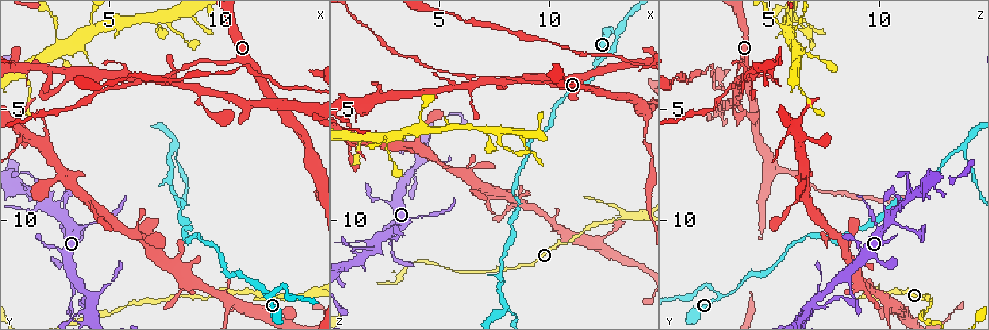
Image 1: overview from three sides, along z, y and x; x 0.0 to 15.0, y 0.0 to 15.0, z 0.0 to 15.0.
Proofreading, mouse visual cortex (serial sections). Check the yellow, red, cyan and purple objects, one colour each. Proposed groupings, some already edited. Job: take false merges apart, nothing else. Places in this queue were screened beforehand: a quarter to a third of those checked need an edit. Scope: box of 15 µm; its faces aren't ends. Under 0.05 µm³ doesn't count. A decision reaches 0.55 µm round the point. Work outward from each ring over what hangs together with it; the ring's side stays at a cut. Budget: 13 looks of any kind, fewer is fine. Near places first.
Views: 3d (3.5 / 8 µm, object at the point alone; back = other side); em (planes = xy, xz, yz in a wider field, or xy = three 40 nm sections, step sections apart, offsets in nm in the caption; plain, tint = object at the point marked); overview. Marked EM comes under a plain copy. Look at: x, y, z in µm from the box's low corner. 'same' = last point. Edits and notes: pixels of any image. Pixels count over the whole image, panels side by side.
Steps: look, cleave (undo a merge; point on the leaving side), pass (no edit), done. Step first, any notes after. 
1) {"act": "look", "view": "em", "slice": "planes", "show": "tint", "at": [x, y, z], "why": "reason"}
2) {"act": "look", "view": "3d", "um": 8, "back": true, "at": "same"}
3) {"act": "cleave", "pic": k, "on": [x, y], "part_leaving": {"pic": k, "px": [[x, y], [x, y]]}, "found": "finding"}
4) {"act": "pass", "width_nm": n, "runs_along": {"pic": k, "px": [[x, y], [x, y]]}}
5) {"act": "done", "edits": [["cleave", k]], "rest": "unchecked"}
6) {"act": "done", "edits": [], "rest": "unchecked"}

{"act": "look", "view": "3d", "um": 3.5, "at": [12.9, 13.1, 2.0], "why": "sharp bend"}

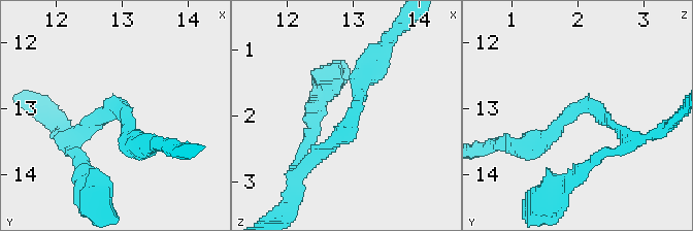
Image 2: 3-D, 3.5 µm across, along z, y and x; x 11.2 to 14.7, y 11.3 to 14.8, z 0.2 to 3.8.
{"act": "look", "view": "em", "slice": "xy", "step": 5, "show": "tint", "at": [13.00, 13.00, 2.05], "arm_widths_nm": [200, 250]}

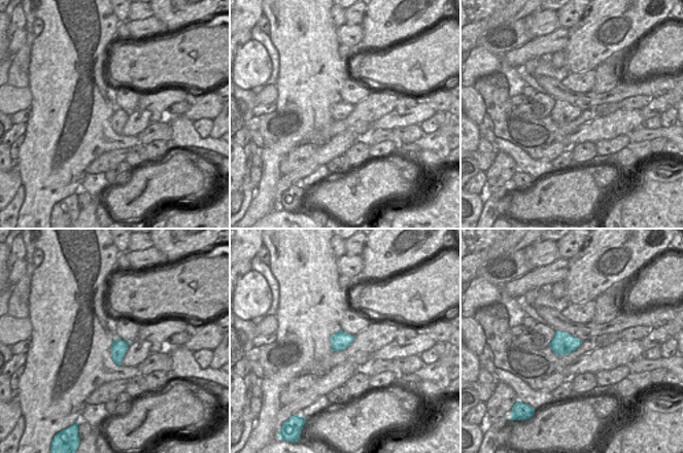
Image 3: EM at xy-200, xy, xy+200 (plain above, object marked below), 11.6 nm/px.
{"act": "pass", "width_nm": 220, "runs_along": {"pic": 2, "px": [[314, 161], [342, 135], [358, 83], [373, 66]]}, "found": "one cell here"}

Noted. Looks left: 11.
{"act": "look", "view": "3d", "um": 3.5, "at": [13.9, 13.6, 9.7], "why": "calibre changes"}

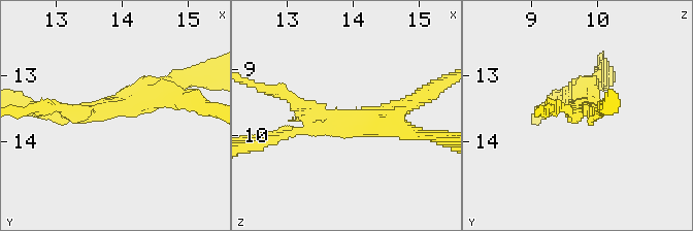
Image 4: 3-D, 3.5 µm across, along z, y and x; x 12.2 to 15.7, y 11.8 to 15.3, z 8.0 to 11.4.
{"act": "look", "view": "em", "slice": "xy", "step": 2, "show": "tint", "at": [13.85, 13.45, 9.75], "why": "need the tissue"}

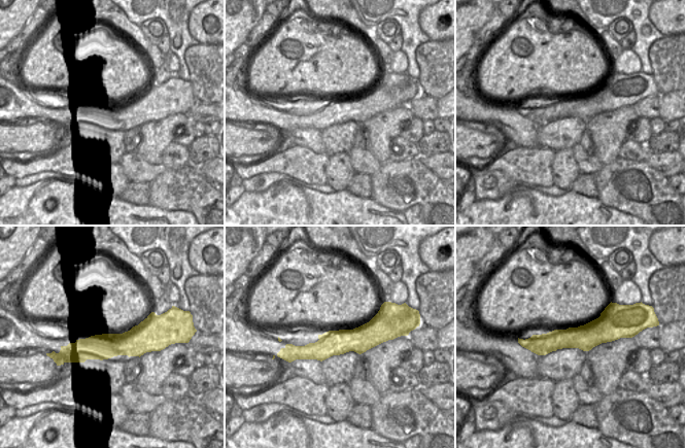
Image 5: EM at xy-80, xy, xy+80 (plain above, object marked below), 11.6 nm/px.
{"act": "cleave", "pic": 4, "on": [194, 93], "found": "two cells meet here"}

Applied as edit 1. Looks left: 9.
{"act": "look", "view": "overview", "why": "see it whole again"}

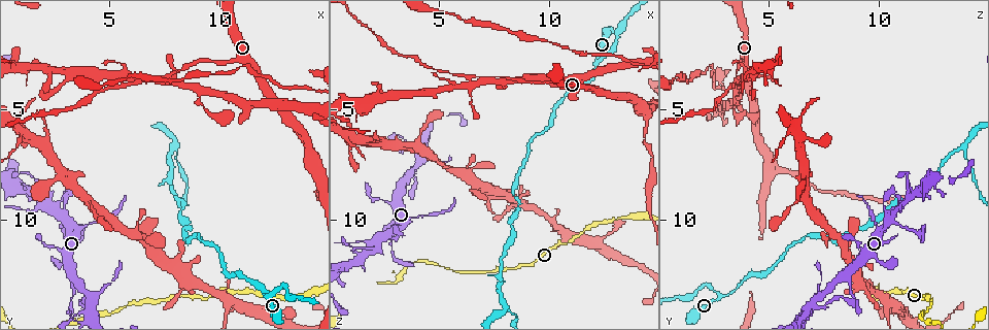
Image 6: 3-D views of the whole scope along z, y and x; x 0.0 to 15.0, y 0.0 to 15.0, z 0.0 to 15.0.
{"act": "look", "view": "3d", "um": 3.5, "at": [8.0, 6.7, 13.8], "why": "three-way junction"}

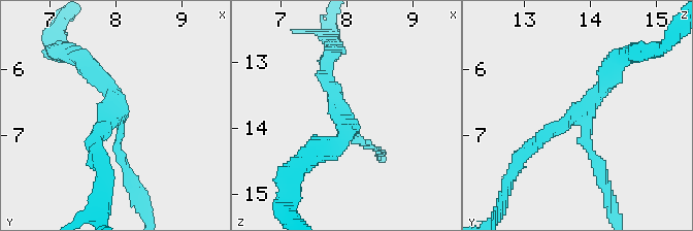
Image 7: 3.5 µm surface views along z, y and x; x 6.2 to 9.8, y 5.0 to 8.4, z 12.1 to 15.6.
{"act": "look", "view": "em", "slice": "xy", "step": 3, "show": "tint", "at": [7.95, 6.75, 13.75]}

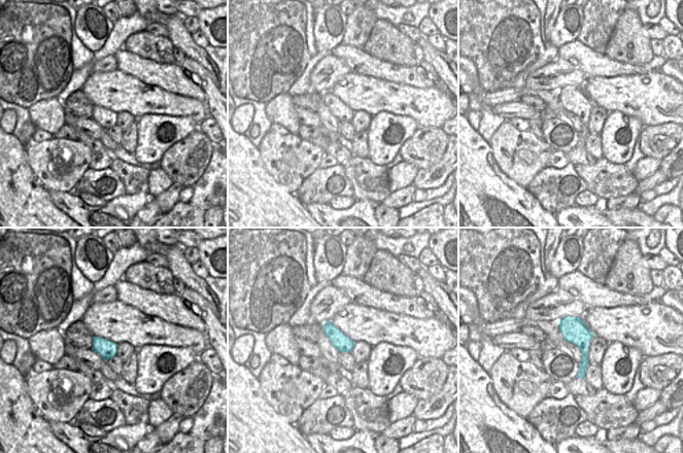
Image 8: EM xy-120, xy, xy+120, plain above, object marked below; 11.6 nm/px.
{"act": "pass", "runs_along": {"pic": 7, "px": [[523, 153], [594, 99], [611, 70]]}, "found": "one cell here"}

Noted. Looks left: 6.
{"act": "look", "view": "3d", "um": 3.5, "at": [3.9, 10.3, 9.8], "why": "thick turns thin"}

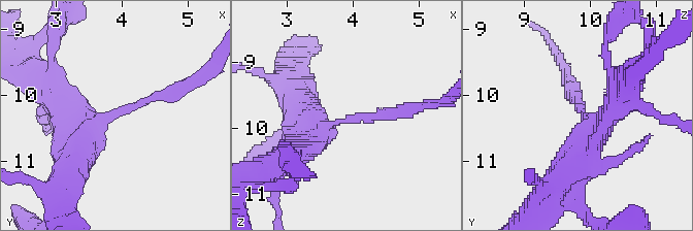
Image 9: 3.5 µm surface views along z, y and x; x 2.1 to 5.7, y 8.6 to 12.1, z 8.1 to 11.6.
{"act": "look", "view": "em", "slice": "xy", "step": 1, "show": "tint", "at": [3.95, 10.25, 9.90], "arm_widths_nm": [150, 500]}

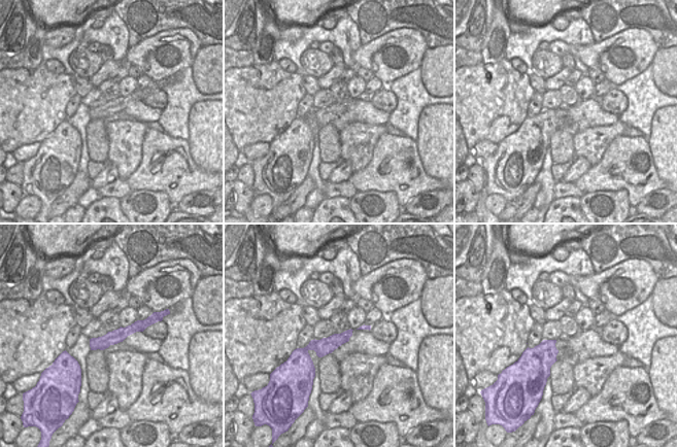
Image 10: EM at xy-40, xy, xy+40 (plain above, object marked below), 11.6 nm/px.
{"act": "look", "view": "em", "slice": "xy", "step": 2, "show": "tint", "at": "same", "why": "cut it another way"}

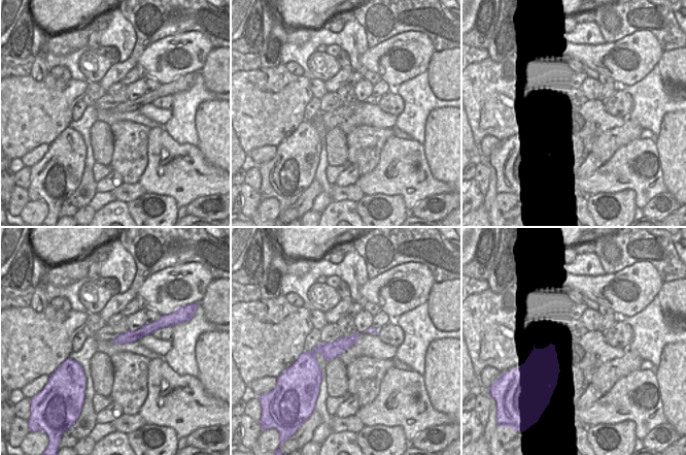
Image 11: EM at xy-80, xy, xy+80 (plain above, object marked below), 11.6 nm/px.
{"act": "cleave", "pic": 9, "on": [362, 116], "part_leaving": {"pic": 9, "px": [[331, 124], [420, 108]]}, "found": "two cells meet here"}

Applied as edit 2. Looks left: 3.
{"act": "look", "view": "overview"}

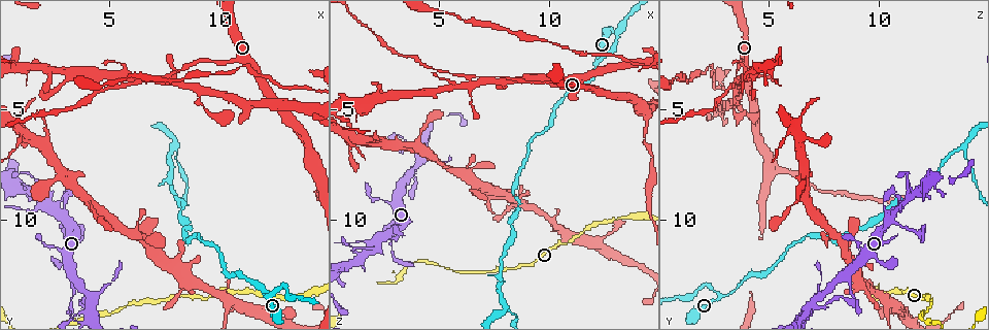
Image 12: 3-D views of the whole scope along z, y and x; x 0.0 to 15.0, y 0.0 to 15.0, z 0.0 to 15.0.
{"act": "look", "view": "3d", "um": 8, "at": [7.3, 3.7, 3.6], "why": "arms run side by side"}

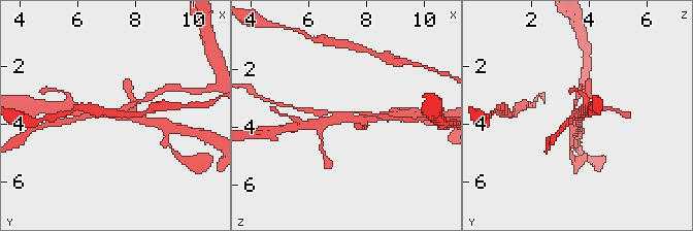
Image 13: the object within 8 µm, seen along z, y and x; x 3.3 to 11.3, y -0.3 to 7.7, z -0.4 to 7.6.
{"act": "look", "view": "em", "slice": "xy", "step": 2, "show": "tint", "at": [7.3, 3.6, 3.7]}

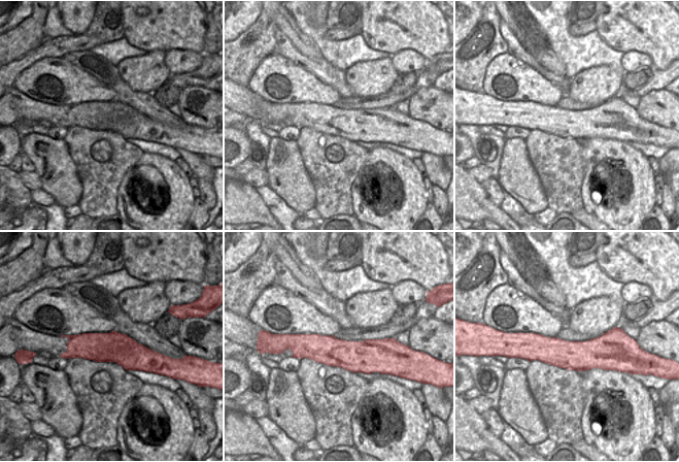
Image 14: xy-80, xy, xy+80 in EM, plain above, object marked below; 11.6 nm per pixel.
{"act": "cleave", "pic": 13, "on": [318, 126], "width_nm": 360, "border": {"pic": 14, "px": [[86, 339], [112, 349], [128, 345]]}, "found": "two cells meet here"}

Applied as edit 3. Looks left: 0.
{"act": "done", "edits": [["cleave", 4], ["cleave", 9], ["cleave", 13]], "rest": "unchecked"}

